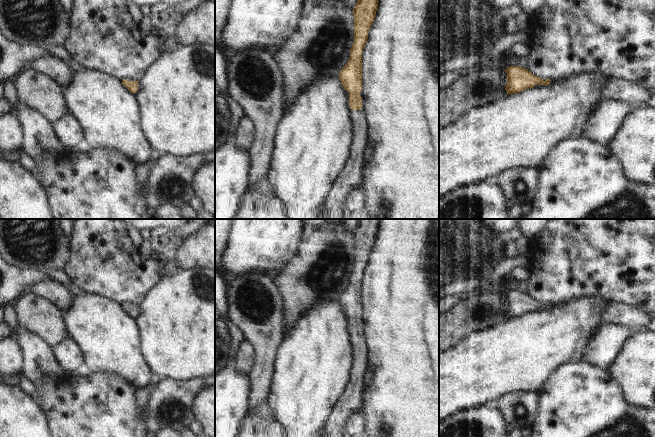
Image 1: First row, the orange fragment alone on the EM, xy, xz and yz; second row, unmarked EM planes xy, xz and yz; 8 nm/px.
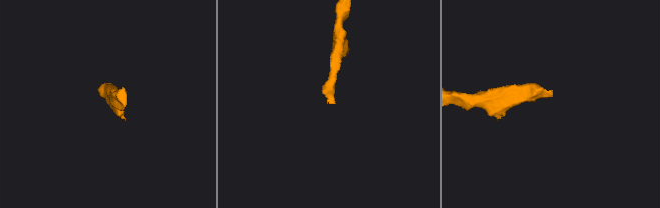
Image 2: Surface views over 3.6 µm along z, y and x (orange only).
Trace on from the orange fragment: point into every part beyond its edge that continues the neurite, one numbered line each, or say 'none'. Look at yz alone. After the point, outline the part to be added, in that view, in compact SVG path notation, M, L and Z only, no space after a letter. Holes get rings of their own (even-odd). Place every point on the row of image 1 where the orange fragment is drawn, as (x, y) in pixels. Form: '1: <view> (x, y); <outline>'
1: yz (553, 82); M556 78L556 79L550 79L550 84L549 85L535 85L534 88L537 87L552 87L555 86L557 84L561 84L563 82L563 78Z

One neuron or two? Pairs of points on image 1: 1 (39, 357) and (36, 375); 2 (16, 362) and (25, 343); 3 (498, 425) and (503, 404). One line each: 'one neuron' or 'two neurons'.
1: one neuron
2: two neurons
3: two neurons

